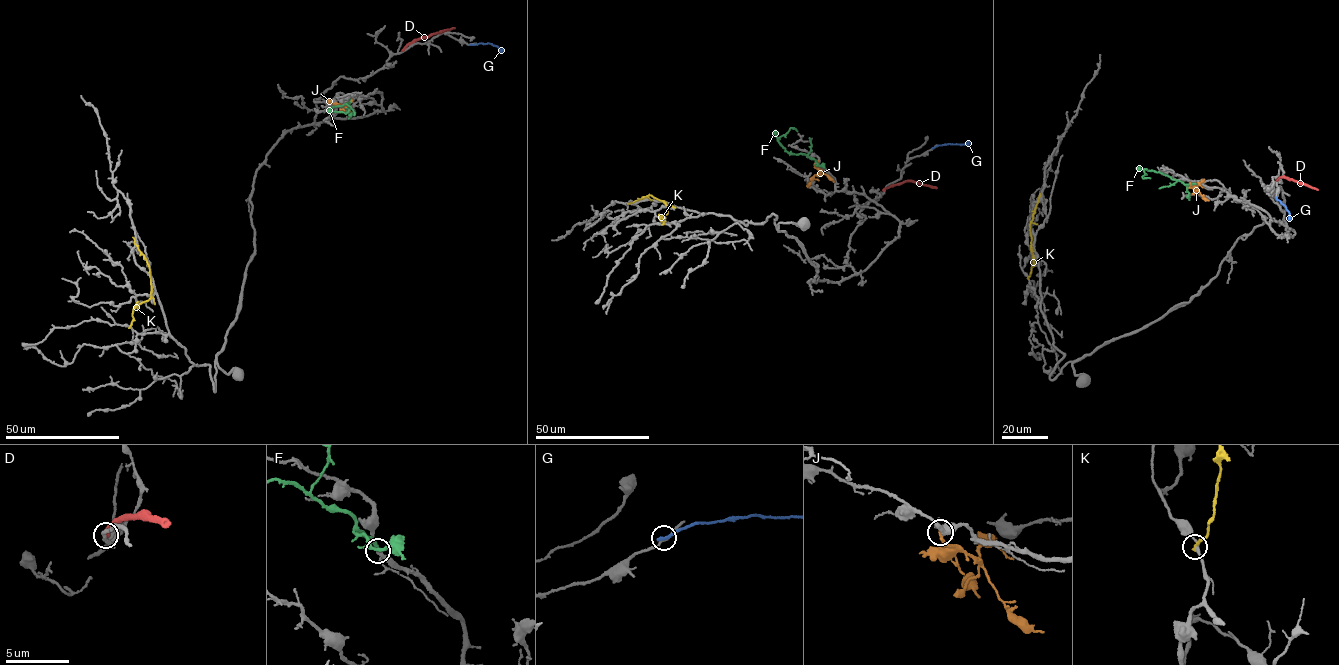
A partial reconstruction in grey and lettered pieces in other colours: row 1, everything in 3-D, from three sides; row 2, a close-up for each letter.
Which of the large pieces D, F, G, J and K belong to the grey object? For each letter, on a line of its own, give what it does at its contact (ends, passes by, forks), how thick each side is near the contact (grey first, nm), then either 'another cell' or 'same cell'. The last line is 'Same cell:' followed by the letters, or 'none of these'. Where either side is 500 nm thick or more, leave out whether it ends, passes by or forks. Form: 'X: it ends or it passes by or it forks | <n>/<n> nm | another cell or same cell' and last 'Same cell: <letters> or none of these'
D: 240/550 nm | another cell
F: it ends | 240/260 nm | same cell
G: it ends | 190/260 nm | another cell
J: 500/260 nm | another cell
K: it ends | 220/240 nm | another cell
Same cell: F

